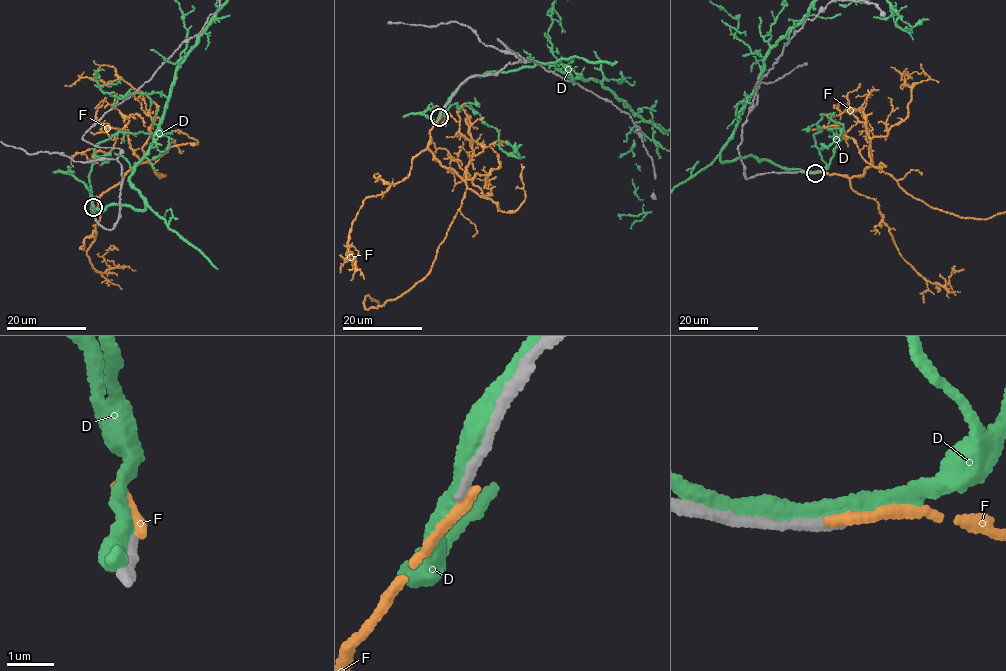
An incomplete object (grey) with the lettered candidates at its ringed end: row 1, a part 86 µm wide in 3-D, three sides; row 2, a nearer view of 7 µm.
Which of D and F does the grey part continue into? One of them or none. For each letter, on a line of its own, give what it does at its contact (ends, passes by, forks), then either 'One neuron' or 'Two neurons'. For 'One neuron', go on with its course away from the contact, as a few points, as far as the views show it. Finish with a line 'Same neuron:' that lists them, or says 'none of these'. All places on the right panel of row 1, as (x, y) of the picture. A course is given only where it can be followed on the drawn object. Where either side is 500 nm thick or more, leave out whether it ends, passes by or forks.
D: It passes by. Two neurons
F: It ends there. Two neurons
Same neuron: none of these

